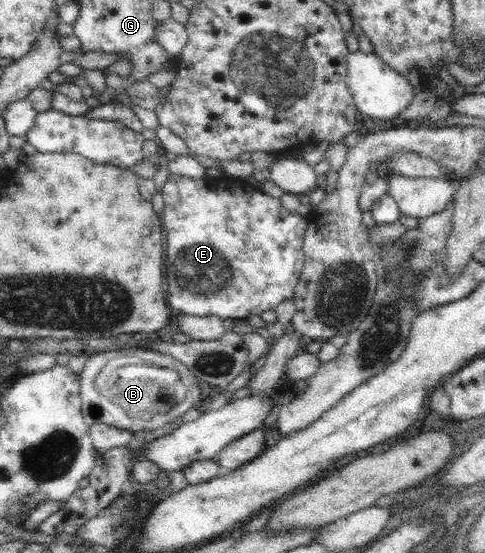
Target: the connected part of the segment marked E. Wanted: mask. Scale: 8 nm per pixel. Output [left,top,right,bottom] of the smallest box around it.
[161,174,308,321]

